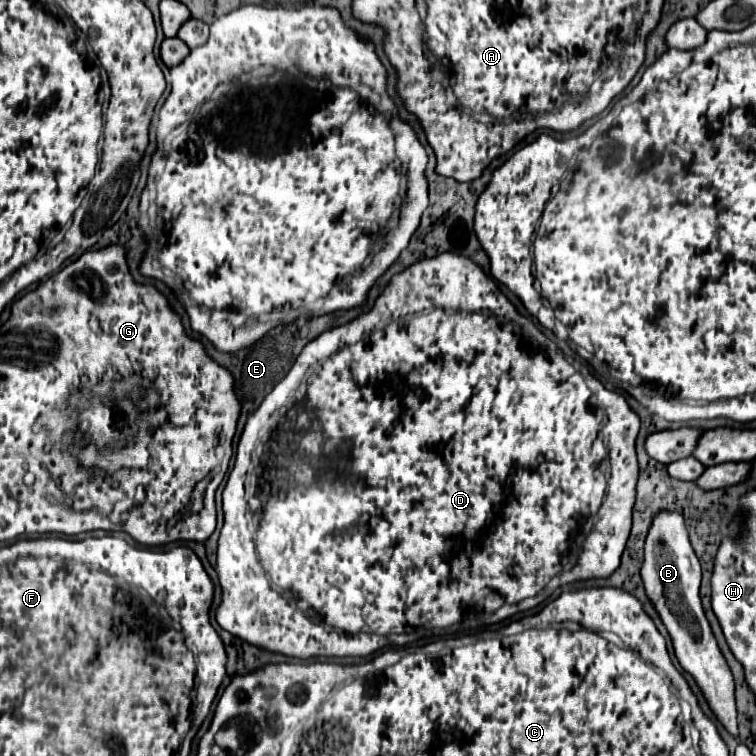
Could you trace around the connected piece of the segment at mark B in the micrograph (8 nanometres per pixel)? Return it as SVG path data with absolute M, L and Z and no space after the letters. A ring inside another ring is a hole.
M664 512L658 514L656 520L652 522L644 546L642 580L648 598L654 602L664 626L672 636L678 662L686 672L694 676L716 718L726 726L728 732L736 736L738 728L736 728L736 704L734 704L734 678L722 652L718 650L718 642L702 610L700 562L690 546L684 518L680 518L680 514Z

